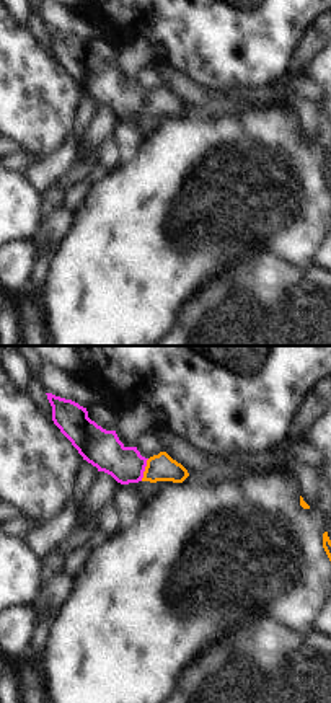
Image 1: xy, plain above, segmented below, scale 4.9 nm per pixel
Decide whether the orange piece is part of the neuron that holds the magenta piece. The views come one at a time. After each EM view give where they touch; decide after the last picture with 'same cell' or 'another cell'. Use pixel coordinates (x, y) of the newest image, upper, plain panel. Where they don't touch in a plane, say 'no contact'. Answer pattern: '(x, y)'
(144, 105)

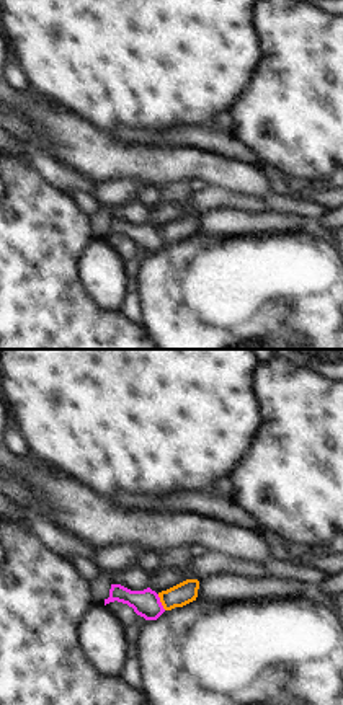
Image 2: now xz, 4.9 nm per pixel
(160, 237)

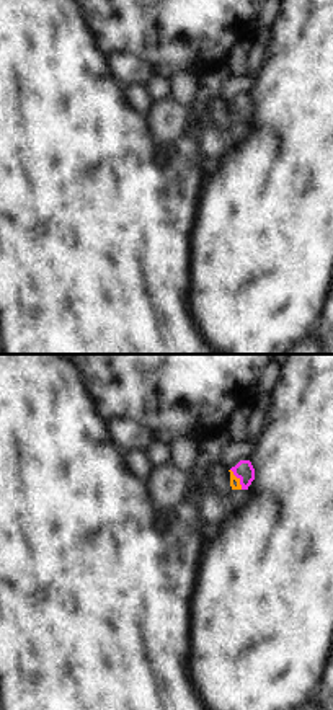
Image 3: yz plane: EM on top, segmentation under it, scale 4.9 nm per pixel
(237, 111)

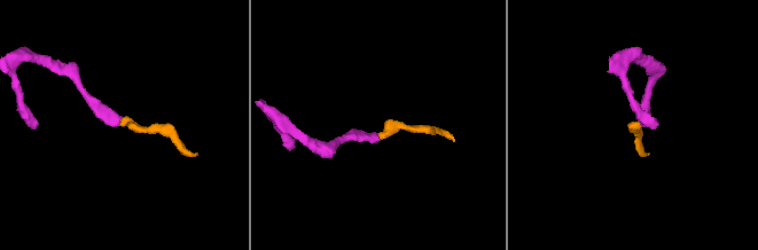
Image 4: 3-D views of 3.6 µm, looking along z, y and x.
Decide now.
same cell

